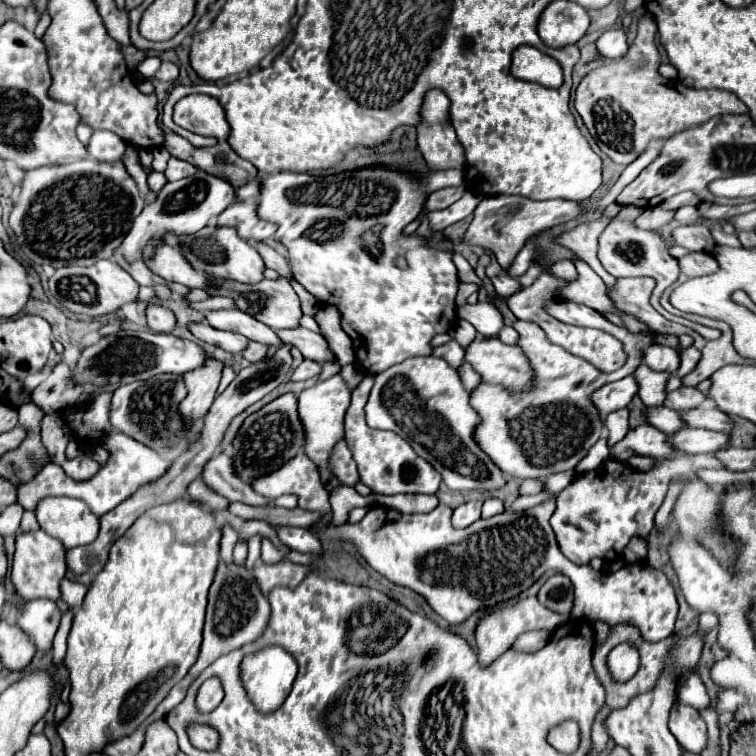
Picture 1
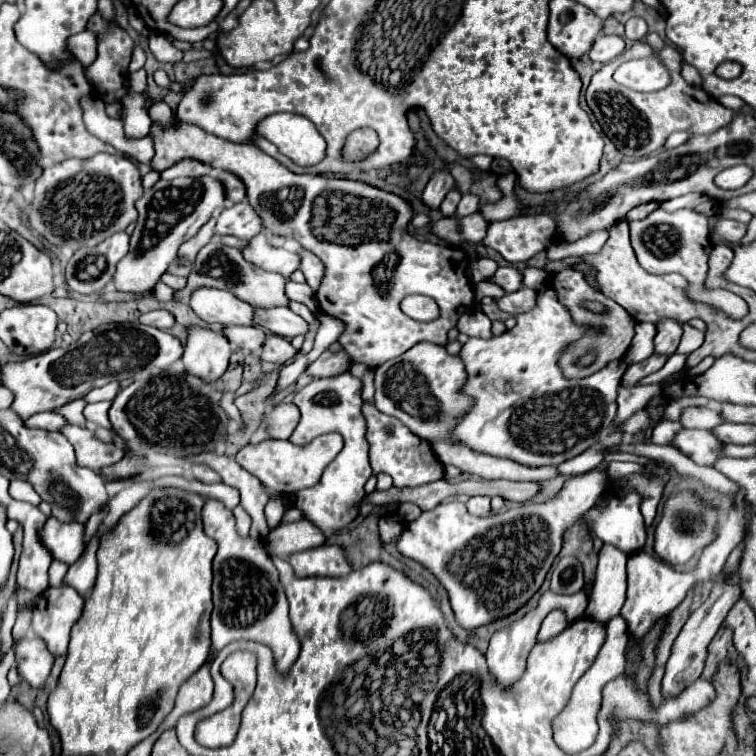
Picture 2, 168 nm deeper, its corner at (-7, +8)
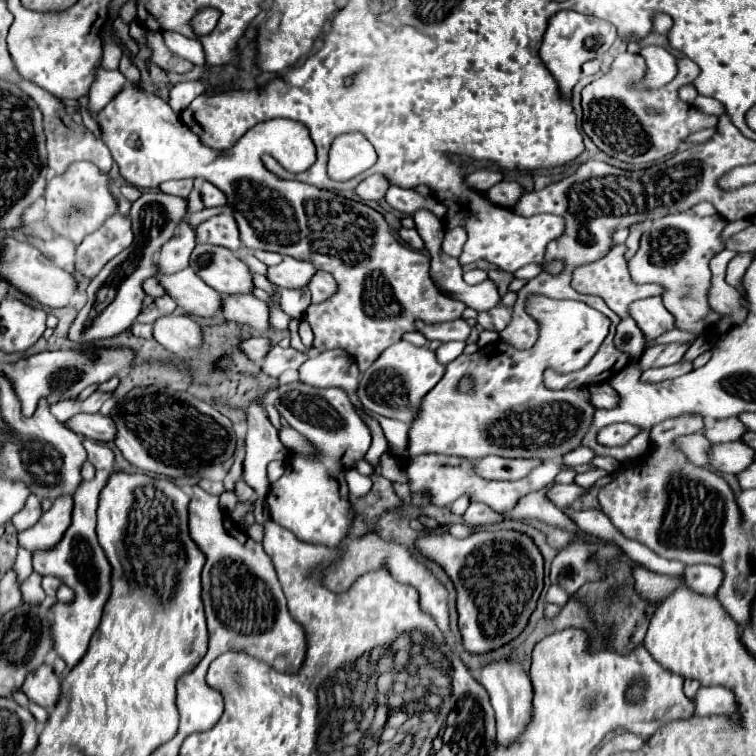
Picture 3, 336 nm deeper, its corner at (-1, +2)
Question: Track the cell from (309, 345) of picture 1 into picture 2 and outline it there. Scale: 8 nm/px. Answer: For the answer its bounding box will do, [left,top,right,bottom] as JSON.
[255,308,309,338]

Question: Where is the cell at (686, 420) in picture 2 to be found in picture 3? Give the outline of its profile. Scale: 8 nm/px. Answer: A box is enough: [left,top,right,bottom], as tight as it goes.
[703,418,747,444]

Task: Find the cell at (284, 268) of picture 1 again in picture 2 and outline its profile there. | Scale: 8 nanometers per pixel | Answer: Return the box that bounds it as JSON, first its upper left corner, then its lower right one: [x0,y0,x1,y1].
[297,248,323,290]

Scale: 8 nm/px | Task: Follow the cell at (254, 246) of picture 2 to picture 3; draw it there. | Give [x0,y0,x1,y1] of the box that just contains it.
[267,256,317,288]

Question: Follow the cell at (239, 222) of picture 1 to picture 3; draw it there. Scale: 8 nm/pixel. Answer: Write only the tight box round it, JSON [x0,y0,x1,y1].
[195,212,241,250]

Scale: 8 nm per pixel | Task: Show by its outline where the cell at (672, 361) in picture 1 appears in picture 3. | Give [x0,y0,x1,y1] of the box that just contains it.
[629,296,673,340]

